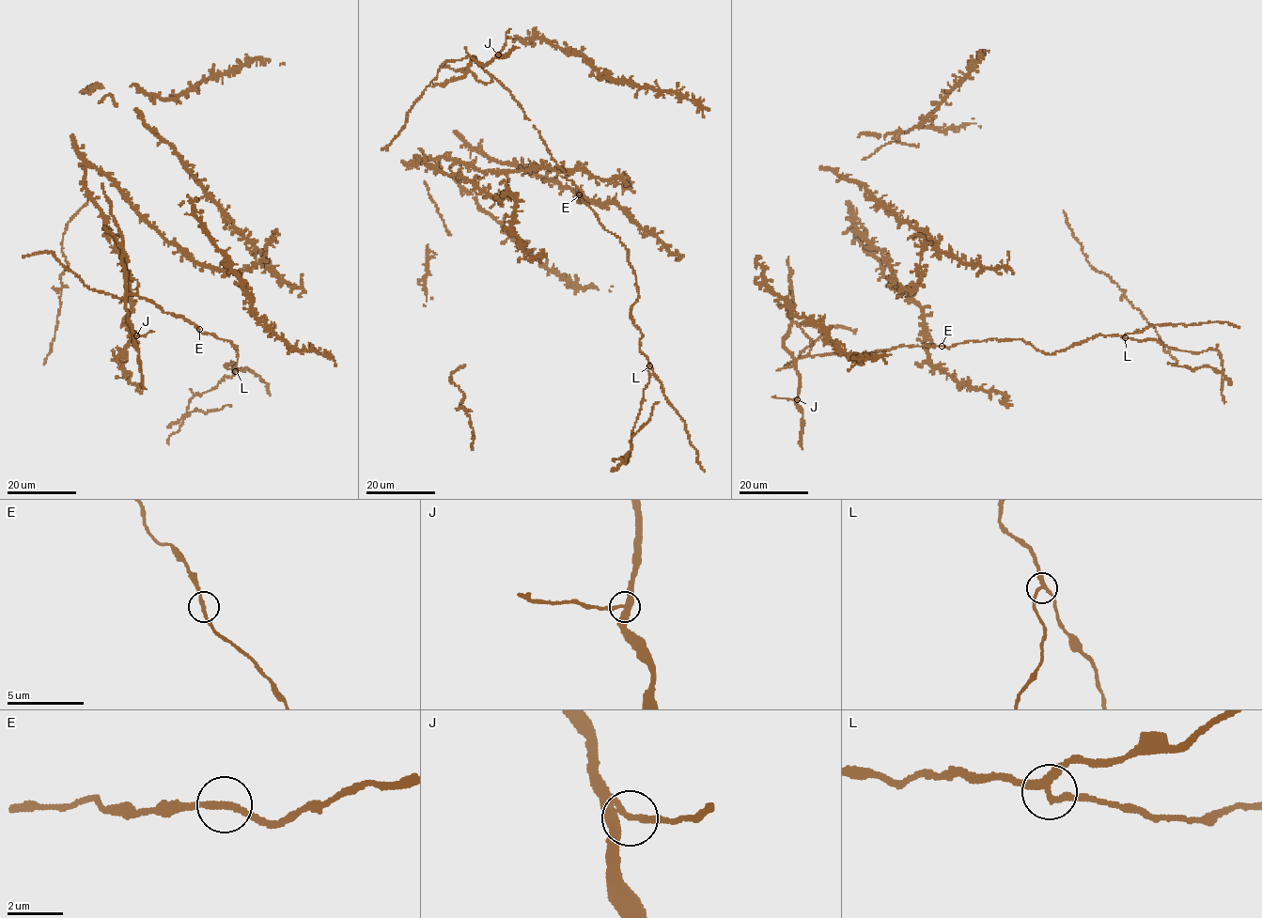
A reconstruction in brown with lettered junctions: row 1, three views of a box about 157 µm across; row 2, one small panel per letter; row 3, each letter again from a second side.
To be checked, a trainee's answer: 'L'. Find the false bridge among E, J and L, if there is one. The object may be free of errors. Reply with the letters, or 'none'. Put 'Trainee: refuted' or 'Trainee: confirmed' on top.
Trainee: confirmed
L

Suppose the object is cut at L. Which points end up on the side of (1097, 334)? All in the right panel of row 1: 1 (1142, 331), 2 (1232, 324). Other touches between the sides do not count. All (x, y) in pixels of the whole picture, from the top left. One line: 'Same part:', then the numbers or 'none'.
Same part: 1, 2

